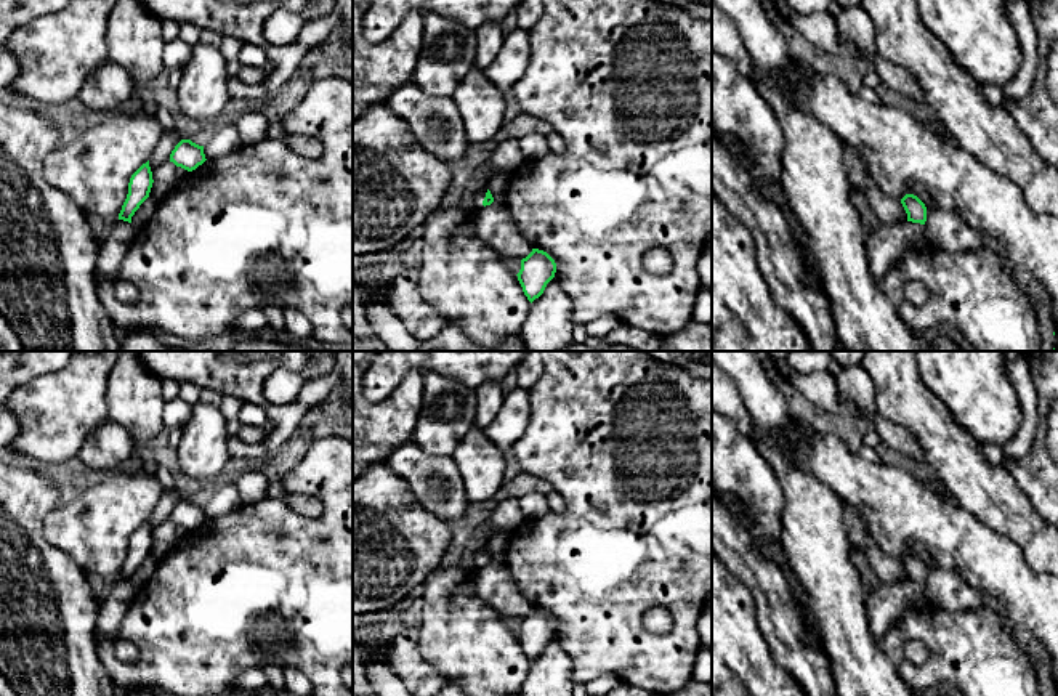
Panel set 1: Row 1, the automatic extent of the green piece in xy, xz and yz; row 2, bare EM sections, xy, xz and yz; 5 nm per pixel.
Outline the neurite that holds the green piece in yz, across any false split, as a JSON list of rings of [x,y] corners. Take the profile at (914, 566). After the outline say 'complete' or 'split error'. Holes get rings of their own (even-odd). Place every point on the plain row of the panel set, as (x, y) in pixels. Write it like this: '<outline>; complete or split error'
[[[906,553],[901,563],[907,573],[904,582],[880,581],[866,593],[867,622],[878,643],[894,625],[903,622],[907,611],[917,609],[928,601],[925,563],[914,553]]]; split error

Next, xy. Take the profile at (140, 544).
[[[147,520],[131,534],[128,542],[128,553],[122,564],[119,577],[115,579],[107,598],[99,605],[96,622],[98,640],[112,638],[117,641],[119,627],[127,614],[130,603],[136,595],[136,589],[131,584],[131,576],[149,556],[152,542],[152,531]]]; split error

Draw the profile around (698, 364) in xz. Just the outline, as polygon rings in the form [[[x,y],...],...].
[[[644,351],[649,358],[676,366],[697,378],[712,380],[712,351]]]

